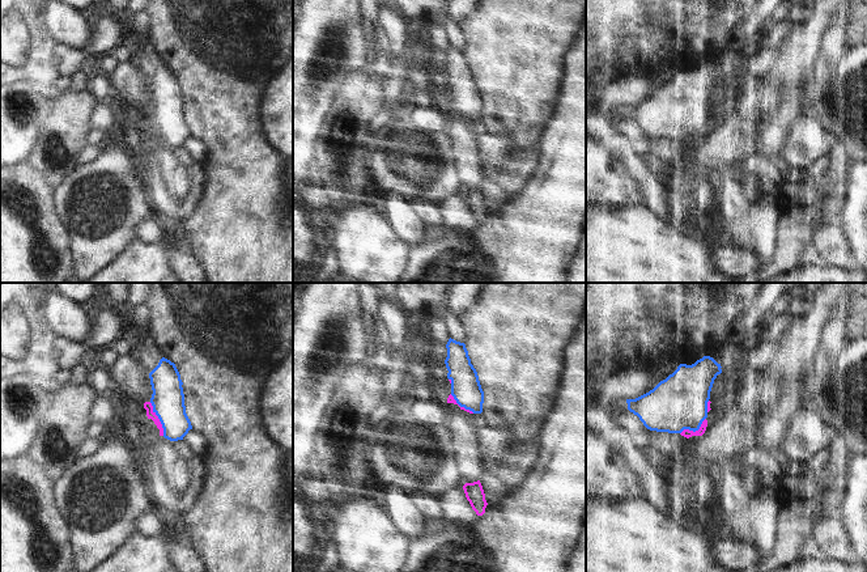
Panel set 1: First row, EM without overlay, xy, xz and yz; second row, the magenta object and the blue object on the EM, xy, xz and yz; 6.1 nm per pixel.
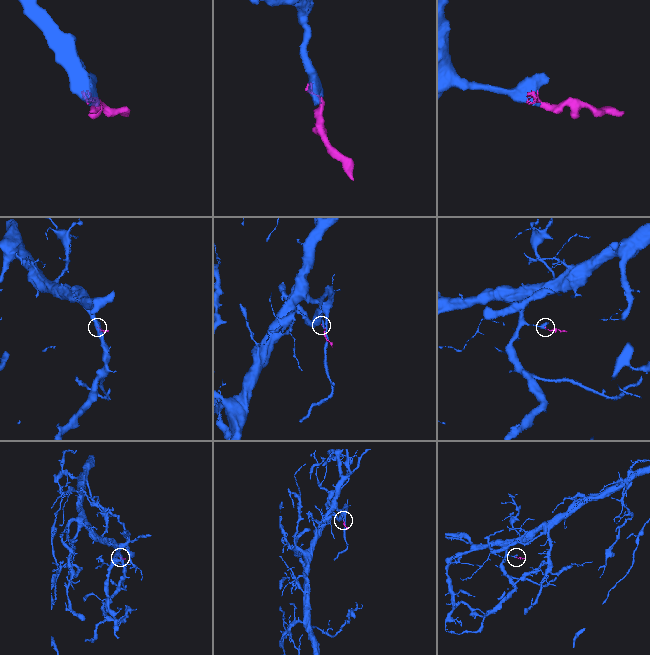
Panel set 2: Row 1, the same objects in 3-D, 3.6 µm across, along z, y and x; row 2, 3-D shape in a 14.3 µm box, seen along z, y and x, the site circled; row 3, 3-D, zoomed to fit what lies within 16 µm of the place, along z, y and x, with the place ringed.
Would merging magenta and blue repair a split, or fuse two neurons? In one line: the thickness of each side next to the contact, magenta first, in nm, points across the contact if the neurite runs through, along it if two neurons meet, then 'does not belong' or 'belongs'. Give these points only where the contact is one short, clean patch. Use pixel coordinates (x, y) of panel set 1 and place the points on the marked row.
50 nm thick on the magenta side, 200 nm on the other; runs through xy (148, 406), (158, 419), (166, 411), (168, 399); belongs

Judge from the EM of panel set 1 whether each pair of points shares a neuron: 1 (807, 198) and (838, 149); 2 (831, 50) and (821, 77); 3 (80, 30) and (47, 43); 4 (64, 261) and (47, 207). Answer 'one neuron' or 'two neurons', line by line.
1: one neuron
2: one neuron
3: two neurons
4: one neuron

